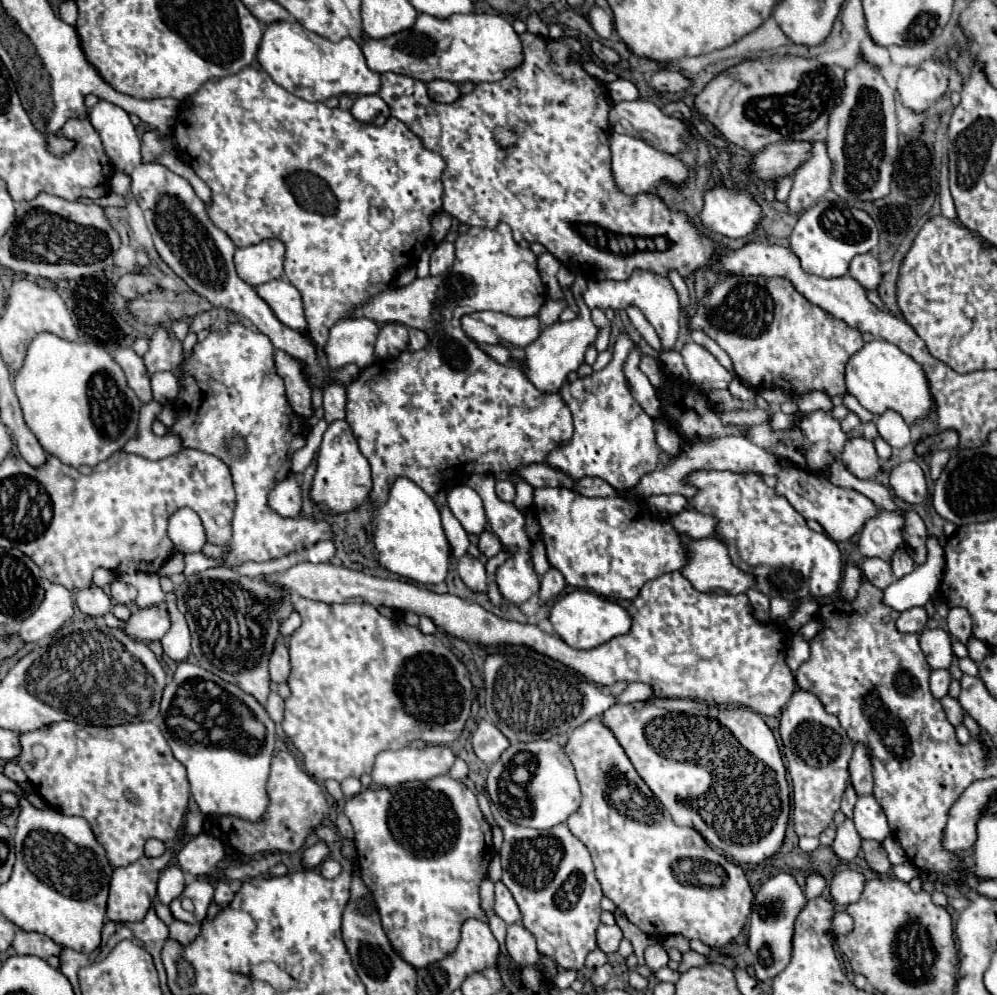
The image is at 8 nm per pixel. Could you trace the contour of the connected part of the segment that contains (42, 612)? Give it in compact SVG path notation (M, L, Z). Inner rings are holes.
M53 584L45 592L45 600L41 606L21 622L13 634L17 634L25 644L39 642L45 636L53 636L65 622L69 622L73 616L73 598L71 592L61 586Z

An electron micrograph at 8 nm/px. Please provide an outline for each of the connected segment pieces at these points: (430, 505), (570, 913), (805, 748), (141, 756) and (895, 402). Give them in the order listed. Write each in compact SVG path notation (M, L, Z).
M409 478L395 480L389 500L377 510L367 534L371 536L373 554L385 570L417 584L439 584L445 580L451 562L451 548L441 526L439 508L433 498L429 498Z
M493 810L495 820L499 828L503 830L503 846L499 850L501 866L503 866L503 884L511 890L521 914L523 914L523 926L535 936L539 944L539 952L545 956L551 956L557 966L561 968L575 968L581 970L585 966L587 954L597 948L595 942L595 930L601 924L601 886L595 878L595 868L589 856L587 846L577 840L567 824L553 826L545 832L537 832L533 828L525 828L519 824L513 824L501 816L497 816L497 810Z
M797 690L781 714L781 740L785 742L787 770L793 780L795 832L797 836L819 836L839 810L841 796L849 782L847 764L853 754L853 742L841 728L837 716L825 712L821 700L807 690Z
M55 722L39 730L21 734L21 756L17 762L29 776L35 792L57 812L81 816L89 822L97 842L107 852L113 868L129 866L143 856L147 840L157 838L165 844L173 842L183 828L183 818L189 800L189 782L185 766L175 760L167 740L153 722L123 724L123 726L81 726L75 722Z
M875 338L867 342L855 356L849 358L845 368L845 384L847 394L855 396L859 404L865 406L875 416L889 408L899 412L907 424L915 424L917 420L925 418L933 406L923 368L901 348L887 340Z

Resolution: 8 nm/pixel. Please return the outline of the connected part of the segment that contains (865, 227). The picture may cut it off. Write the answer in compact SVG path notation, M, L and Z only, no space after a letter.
M819 200L799 216L789 240L805 272L821 278L841 278L849 272L849 262L857 254L871 252L877 246L879 232L875 220L865 210L847 206L845 202Z

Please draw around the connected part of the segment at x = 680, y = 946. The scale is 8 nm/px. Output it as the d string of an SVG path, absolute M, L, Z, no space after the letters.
M681 935L666 936L662 944L665 949L675 948L681 953L691 950L689 940Z

